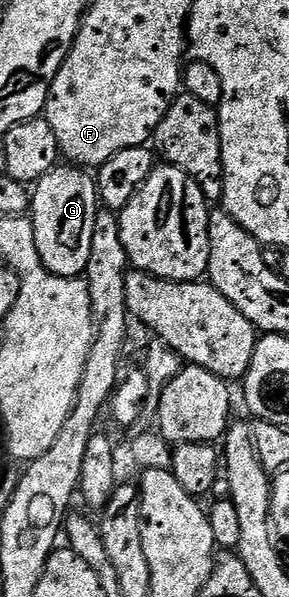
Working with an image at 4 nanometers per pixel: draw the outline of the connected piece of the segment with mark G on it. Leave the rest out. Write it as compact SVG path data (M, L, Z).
M80 166L52 168L37 181L31 192L31 219L35 226L35 246L47 271L70 278L84 273L91 258L91 238L95 238L98 211L96 179Z

